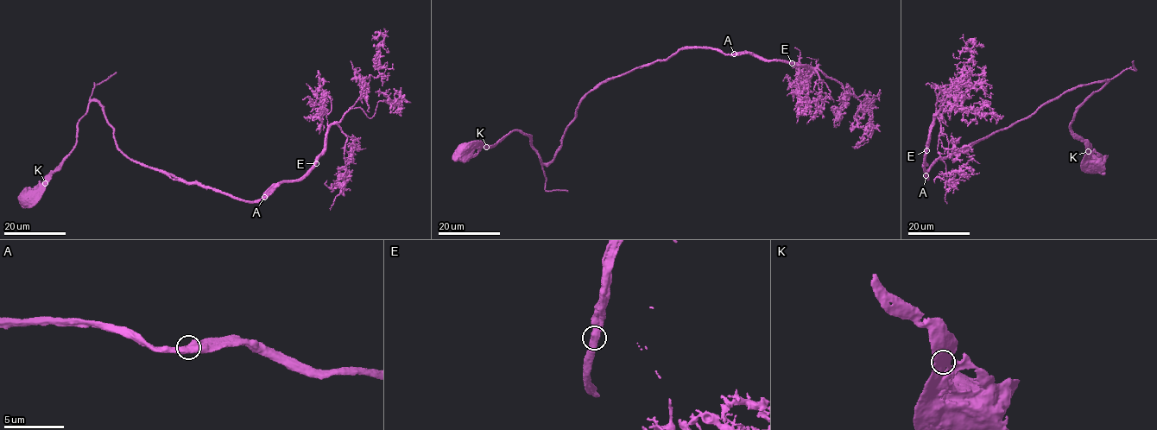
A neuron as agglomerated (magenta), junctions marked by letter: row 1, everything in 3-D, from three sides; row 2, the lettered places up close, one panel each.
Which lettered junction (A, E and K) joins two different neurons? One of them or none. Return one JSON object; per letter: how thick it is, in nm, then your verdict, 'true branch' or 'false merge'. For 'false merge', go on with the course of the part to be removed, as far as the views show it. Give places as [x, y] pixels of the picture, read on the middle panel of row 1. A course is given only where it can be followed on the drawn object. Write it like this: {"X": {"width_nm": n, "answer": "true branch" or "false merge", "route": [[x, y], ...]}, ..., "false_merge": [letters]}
{"A": {"width_nm": 600, "answer": "true branch"}, "E": {"width_nm": 500, "answer": "true branch"}, "K": {"width_nm": 550, "answer": "true branch"}, "false_merge": []}

